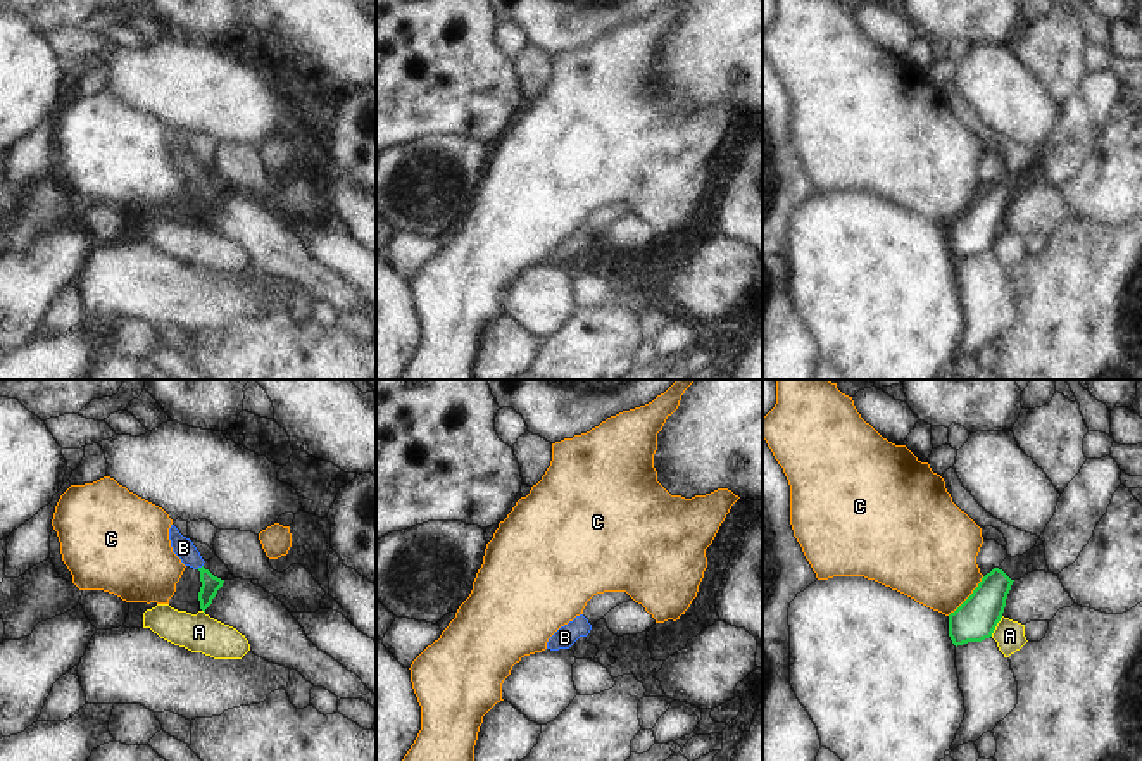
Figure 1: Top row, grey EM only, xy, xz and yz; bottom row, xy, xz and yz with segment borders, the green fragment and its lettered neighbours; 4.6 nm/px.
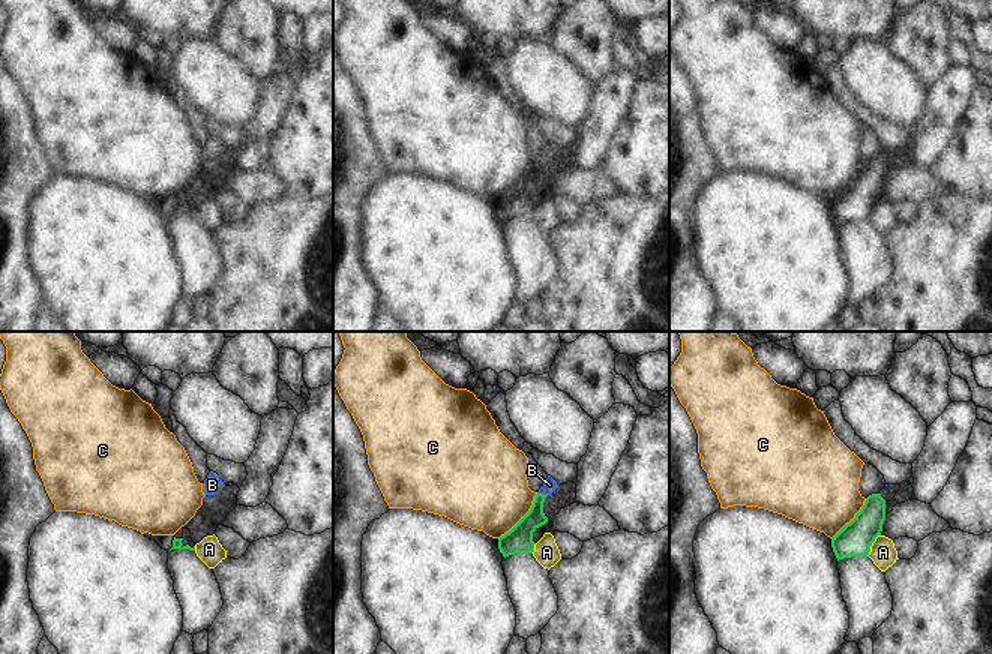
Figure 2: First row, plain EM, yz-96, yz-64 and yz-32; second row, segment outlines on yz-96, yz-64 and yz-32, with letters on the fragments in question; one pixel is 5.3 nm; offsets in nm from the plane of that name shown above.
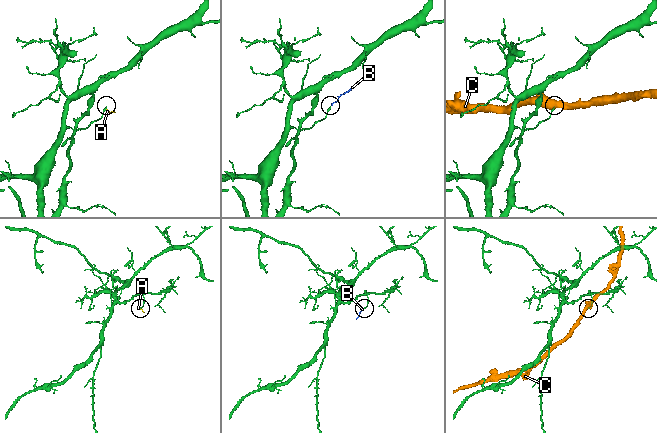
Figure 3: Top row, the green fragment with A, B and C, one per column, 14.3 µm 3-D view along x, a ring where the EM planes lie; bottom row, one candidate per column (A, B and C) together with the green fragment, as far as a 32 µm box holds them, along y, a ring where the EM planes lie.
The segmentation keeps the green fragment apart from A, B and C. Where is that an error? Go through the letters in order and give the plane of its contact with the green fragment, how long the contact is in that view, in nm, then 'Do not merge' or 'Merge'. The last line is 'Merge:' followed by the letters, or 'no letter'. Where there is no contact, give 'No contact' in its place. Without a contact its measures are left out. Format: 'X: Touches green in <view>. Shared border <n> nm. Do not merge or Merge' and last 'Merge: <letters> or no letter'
A: Touches green in yz. Shared border 110 nm. Do not merge
B: Touches green in xy. Shared border 40 nm. Merge
C: Touches green in yz. Shared border 260 nm. Do not merge
Merge: B

